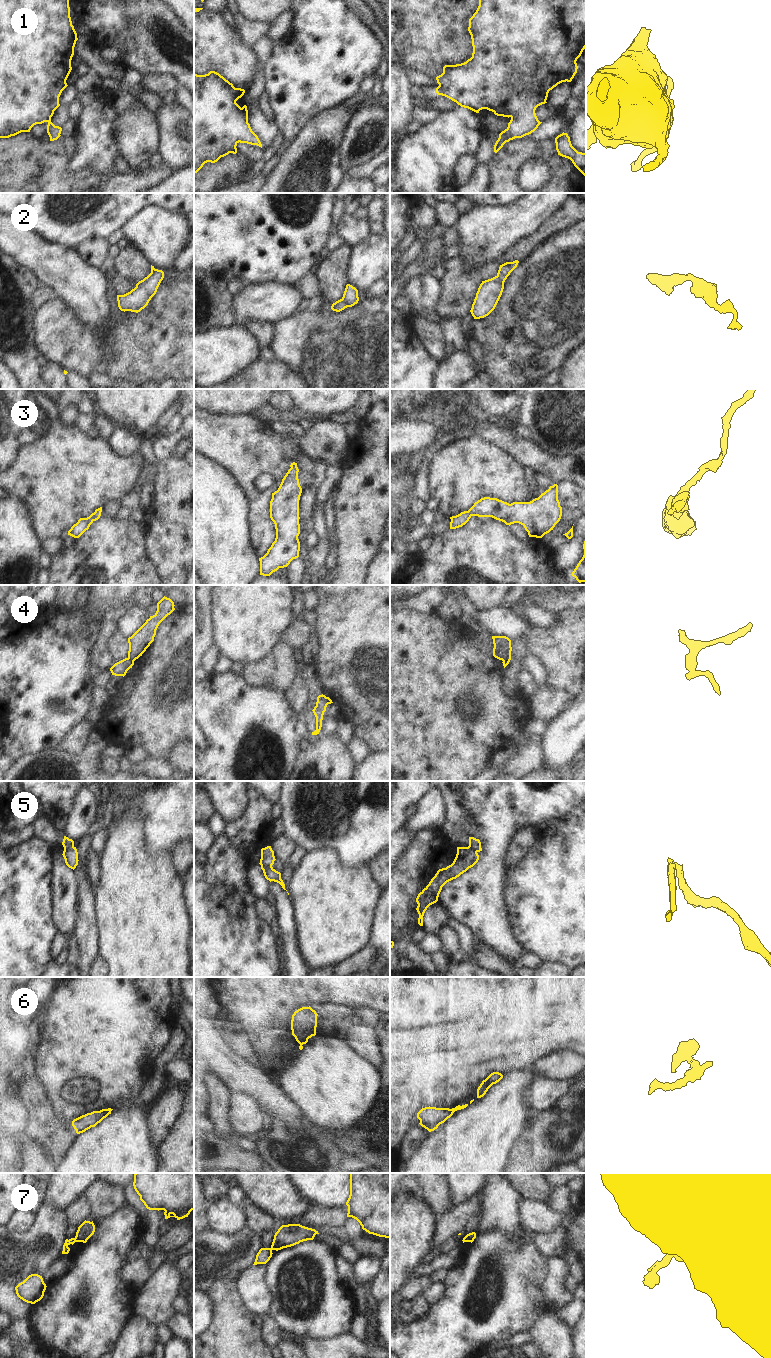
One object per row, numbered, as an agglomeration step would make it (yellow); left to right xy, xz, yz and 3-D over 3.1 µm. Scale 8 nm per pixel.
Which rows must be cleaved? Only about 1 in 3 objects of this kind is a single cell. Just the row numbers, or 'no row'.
2, 4, 5, 6, 7

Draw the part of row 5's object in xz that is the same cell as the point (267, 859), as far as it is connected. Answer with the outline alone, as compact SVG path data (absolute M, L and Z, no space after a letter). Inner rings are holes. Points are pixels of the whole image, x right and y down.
M267 846L261 849L260 865L265 867L272 867L275 860L274 851L272 850L271 846Z

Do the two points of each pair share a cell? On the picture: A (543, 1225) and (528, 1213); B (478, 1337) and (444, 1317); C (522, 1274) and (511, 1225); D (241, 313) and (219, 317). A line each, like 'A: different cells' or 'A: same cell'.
A: same cell
B: same cell
C: different cells
D: different cells

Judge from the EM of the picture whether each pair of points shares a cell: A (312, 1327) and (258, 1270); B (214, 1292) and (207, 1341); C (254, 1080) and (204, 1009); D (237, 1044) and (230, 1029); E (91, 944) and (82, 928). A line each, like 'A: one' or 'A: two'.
A: two
B: one
C: one
D: one
E: one

